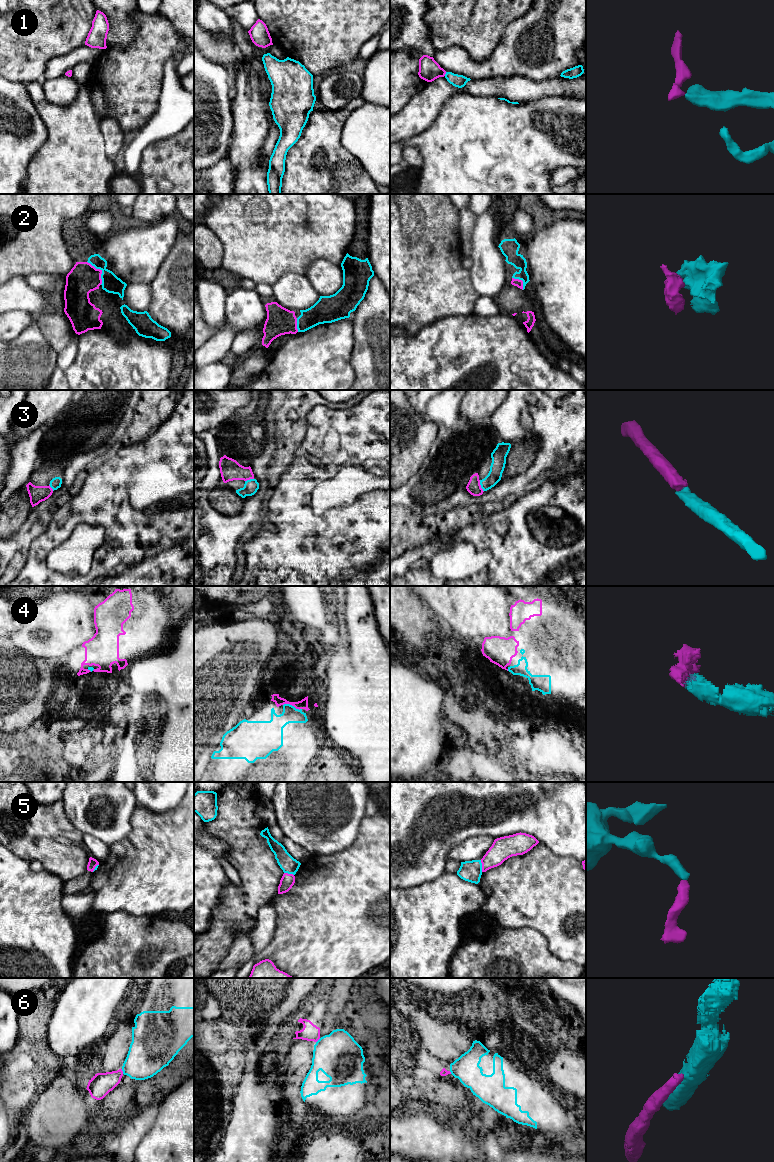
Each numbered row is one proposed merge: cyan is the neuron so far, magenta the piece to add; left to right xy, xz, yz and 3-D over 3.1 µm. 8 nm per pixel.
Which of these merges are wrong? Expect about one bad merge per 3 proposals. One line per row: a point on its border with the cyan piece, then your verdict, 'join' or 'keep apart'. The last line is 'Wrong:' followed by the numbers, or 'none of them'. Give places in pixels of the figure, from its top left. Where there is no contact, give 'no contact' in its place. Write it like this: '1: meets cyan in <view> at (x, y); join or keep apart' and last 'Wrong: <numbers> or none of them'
1: meets cyan in yz at (445, 74); join
2: meets cyan in xy at (102, 271); join
3: meets cyan in yz at (481, 486); join
4: meets cyan in xz at (291, 705); join
5: meets cyan in yz at (481, 866); keep apart
6: meets cyan in xy at (122, 1070); keep apart
Wrong: 5, 6

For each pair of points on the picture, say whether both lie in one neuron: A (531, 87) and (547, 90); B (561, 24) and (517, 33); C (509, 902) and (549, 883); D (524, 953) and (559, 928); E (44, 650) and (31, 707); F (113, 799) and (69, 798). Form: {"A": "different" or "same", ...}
{"A": "same", "B": "same", "C": "same", "D": "different", "E": "different", "F": "same"}

